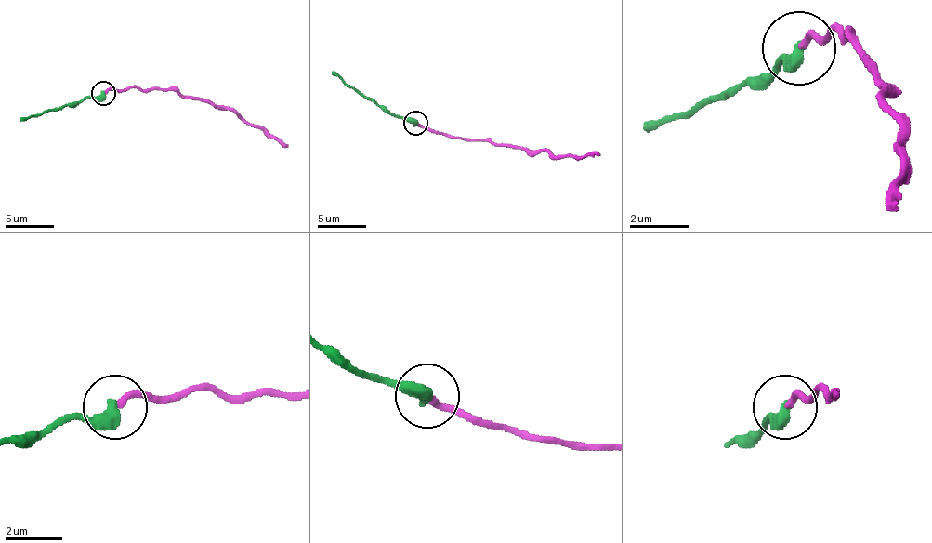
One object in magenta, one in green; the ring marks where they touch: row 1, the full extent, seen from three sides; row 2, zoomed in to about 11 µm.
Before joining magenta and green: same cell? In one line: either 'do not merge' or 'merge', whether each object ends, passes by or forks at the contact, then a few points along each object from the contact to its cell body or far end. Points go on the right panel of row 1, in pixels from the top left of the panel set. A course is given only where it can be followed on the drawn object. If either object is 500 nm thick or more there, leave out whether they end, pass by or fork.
merge; magenta runs (796, 49), (811, 35), (833, 28), (847, 35), (870, 57), (899, 145), (892, 211); green runs (796, 49), (767, 79), (643, 130)

